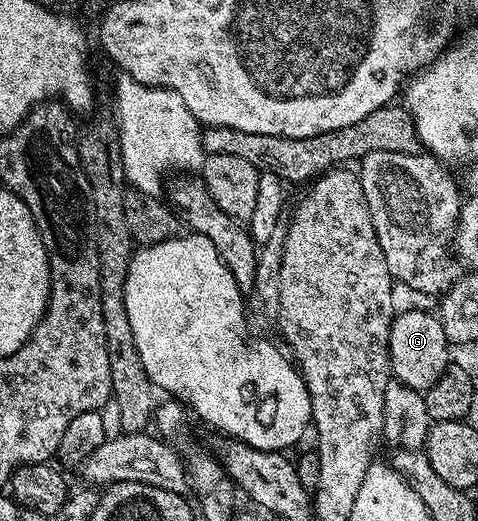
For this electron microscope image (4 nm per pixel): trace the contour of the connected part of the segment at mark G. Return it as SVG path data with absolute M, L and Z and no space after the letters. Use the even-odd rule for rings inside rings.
M406 310L395 313L390 325L390 369L393 377L414 390L426 391L452 364L452 343L444 336L444 324L437 313Z

